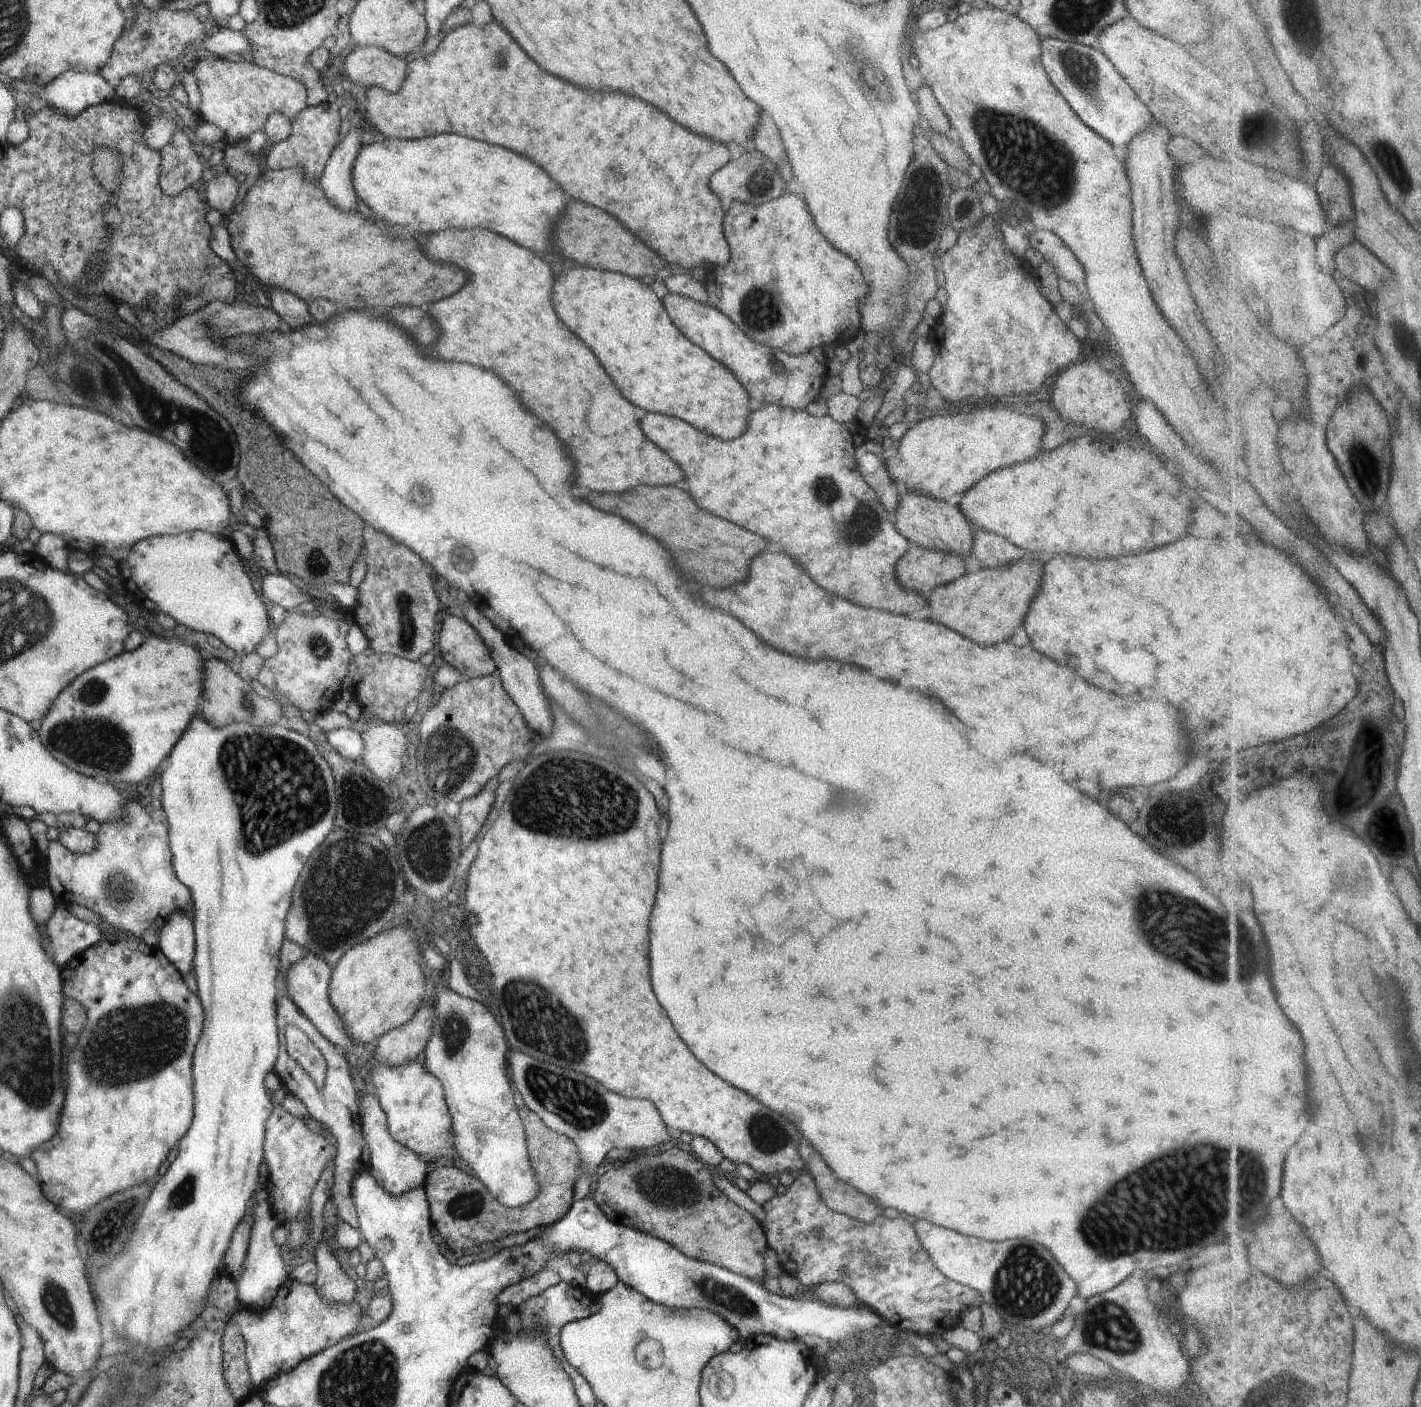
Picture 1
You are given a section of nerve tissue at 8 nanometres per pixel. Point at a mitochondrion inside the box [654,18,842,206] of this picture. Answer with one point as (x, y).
(757, 181)

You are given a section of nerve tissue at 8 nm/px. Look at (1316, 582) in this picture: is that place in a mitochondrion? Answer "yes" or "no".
no

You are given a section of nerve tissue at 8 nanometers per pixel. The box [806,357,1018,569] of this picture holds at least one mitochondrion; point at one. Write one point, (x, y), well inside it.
(864, 519)

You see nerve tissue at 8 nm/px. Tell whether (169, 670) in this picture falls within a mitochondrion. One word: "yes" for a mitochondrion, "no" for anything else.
no

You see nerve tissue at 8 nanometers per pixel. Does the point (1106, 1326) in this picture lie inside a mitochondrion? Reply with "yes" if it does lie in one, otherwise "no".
yes

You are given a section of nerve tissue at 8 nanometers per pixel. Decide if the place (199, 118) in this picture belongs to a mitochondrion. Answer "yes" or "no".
no

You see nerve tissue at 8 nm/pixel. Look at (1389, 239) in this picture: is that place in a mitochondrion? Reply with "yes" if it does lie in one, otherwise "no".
no

